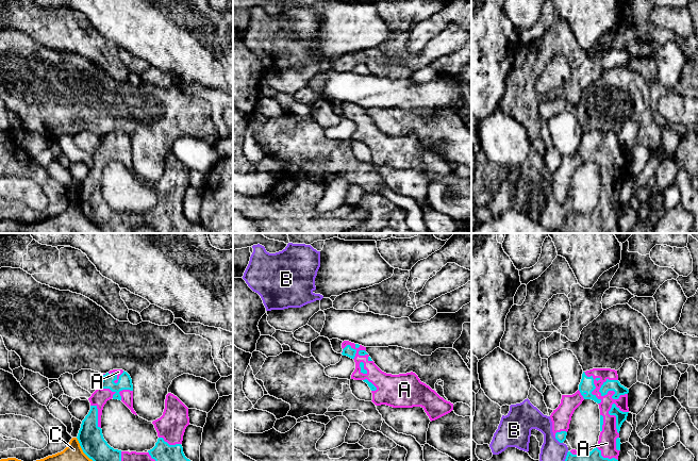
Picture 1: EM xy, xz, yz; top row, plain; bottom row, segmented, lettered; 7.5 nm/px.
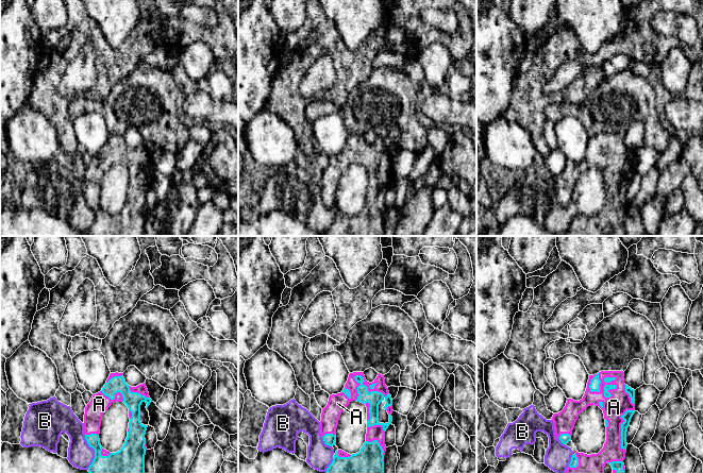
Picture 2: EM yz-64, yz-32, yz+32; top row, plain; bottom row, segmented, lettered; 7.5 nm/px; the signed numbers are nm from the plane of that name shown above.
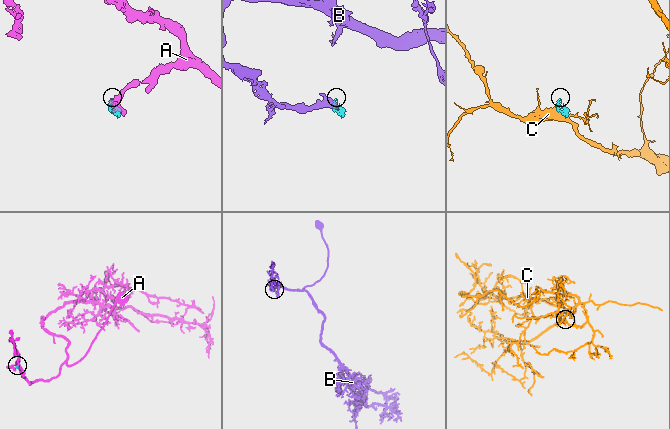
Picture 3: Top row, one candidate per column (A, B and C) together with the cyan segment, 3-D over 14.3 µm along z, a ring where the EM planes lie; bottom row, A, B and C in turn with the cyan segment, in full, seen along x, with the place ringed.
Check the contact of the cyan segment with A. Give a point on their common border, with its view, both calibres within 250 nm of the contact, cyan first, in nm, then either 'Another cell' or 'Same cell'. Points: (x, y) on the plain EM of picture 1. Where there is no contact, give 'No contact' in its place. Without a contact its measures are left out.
Touches cyan at yz (614, 155). Thickness 90 nm (cyan) against 100 nm. Same cell

